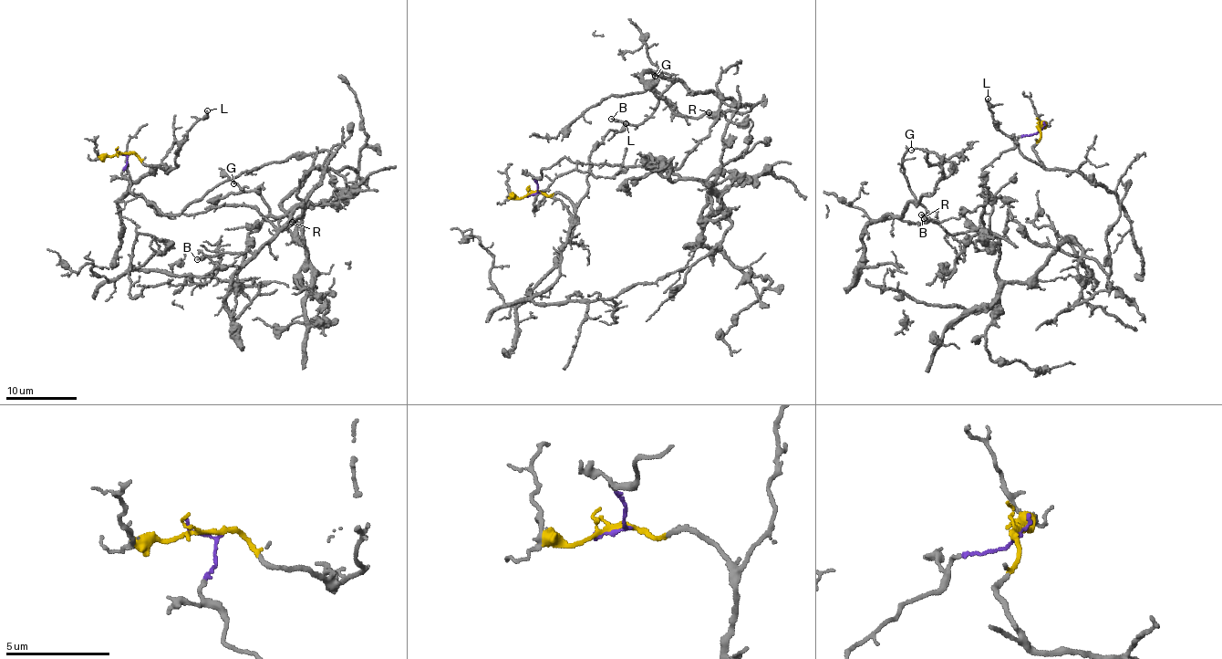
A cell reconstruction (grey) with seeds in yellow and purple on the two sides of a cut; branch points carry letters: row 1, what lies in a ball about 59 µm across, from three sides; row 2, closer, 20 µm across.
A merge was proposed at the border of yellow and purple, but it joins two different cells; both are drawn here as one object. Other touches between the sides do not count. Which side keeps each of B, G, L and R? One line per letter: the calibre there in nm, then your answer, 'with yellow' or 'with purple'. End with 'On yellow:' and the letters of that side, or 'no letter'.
B: 170 nm thick; with purple
G: 90 nm thick; with purple
L: 220 nm thick; with yellow
R: 130 nm thick; with purple
On yellow: L

